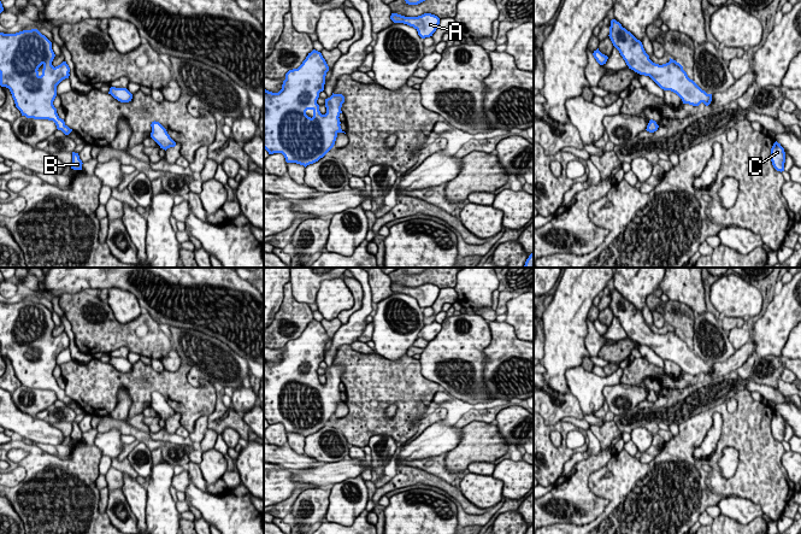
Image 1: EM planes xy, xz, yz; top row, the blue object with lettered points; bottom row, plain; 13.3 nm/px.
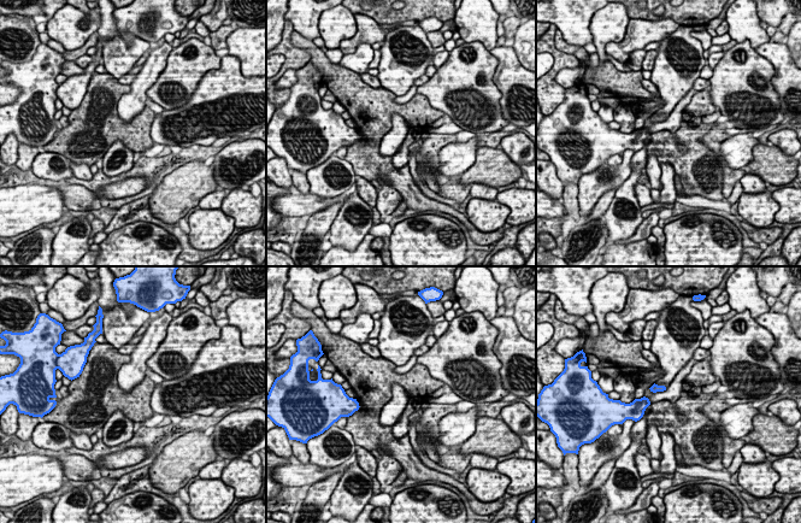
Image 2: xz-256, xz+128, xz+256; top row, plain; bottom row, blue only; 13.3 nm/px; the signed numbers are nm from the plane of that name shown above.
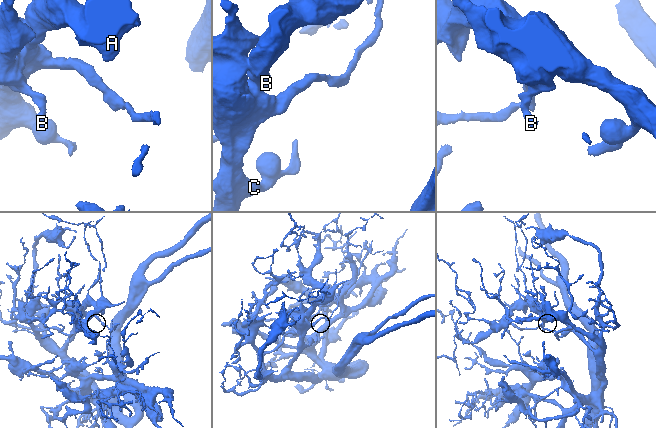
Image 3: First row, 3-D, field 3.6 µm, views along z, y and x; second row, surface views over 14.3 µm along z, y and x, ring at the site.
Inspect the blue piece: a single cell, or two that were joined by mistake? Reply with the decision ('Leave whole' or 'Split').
Leave whole

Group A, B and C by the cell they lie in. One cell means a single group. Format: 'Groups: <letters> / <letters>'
Groups: A B C

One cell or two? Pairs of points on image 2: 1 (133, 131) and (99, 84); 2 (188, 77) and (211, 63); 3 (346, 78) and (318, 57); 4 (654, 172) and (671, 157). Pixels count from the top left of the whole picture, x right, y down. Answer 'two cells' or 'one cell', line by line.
1: one cell
2: one cell
3: one cell
4: two cells

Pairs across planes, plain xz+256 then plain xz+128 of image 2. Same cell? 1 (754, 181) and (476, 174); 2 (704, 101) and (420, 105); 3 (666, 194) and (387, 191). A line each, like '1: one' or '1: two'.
1: two
2: one
3: one

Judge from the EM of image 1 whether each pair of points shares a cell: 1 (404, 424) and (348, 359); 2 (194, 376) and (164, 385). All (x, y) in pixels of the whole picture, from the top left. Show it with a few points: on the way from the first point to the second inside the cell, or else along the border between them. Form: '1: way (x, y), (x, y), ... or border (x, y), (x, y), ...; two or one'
1: way (404, 406), (381, 382), (374, 382), (366, 375); one
2: border (182, 361), (192, 385), (212, 385); two

